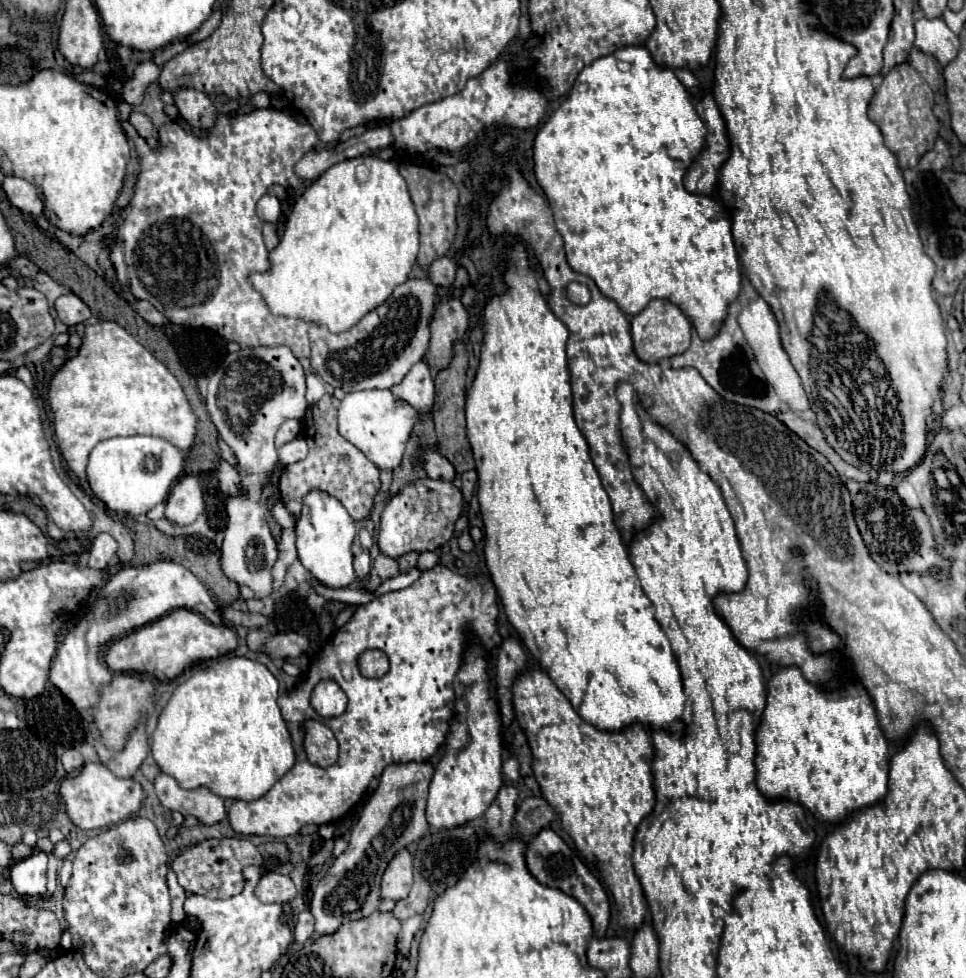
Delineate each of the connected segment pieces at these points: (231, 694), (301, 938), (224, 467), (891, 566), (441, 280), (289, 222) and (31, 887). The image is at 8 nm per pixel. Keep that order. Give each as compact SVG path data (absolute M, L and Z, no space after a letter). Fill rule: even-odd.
M220 657L174 689L152 735L152 757L182 789L204 785L224 799L260 799L294 763L292 741L276 699L278 681L262 663Z
M304 909L298 915L298 923L296 923L296 931L294 931L296 943L298 945L304 945L310 939L312 933L314 933L314 915L310 913L310 909Z
M224 459L218 461L216 469L214 469L214 475L220 483L220 489L224 495L238 495L242 491L242 485L240 485L240 475L238 471Z
M878 489L874 493L858 493L854 497L854 515L858 529L864 537L864 543L876 559L888 573L900 573L900 571L916 571L924 573L930 567L940 567L940 577L948 573L950 563L942 559L934 549L934 539L930 531L930 521L920 509L906 509L904 503L898 499L898 495L892 489Z
M450 257L436 259L428 269L428 279L436 285L452 285L456 277L456 263Z
M364 155L336 163L312 181L286 219L286 231L280 243L268 255L270 267L264 273L250 273L248 281L262 295L274 315L296 317L306 323L326 327L332 333L342 333L354 327L368 311L382 305L392 295L394 287L408 279L408 273L416 263L416 255L418 215L404 177L398 173L394 163ZM358 163L366 163L370 167L370 179L366 183L358 183L354 179Z
M38 851L12 865L10 881L20 895L42 897L46 893L46 853Z

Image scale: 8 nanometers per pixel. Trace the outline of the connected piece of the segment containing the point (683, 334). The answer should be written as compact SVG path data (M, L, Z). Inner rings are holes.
M652 299L642 313L632 319L632 341L634 351L644 363L658 363L660 359L668 359L680 355L690 345L690 321L684 317L680 307L672 305L666 299Z

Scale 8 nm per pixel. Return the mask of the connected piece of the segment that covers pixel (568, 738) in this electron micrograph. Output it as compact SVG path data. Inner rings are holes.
M528 669L524 675L520 675L520 679L516 679L516 687L512 687L512 691L516 695L516 721L528 737L528 745L532 745L532 771L540 785L542 797L550 803L554 813L560 815L562 827L574 839L576 849L600 873L604 885L610 889L620 927L632 931L640 929L648 909L644 891L632 867L632 843L638 825L652 813L656 805L654 777L650 769L654 759L650 733L640 725L632 725L620 733L596 731L592 725L582 721L582 717L572 709L570 701L558 691L558 687L542 669Z

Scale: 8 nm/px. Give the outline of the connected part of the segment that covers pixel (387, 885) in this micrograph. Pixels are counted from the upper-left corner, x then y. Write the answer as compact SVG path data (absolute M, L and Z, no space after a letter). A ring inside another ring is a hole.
M400 849L388 863L382 875L382 897L400 901L412 887L412 855L408 849Z

